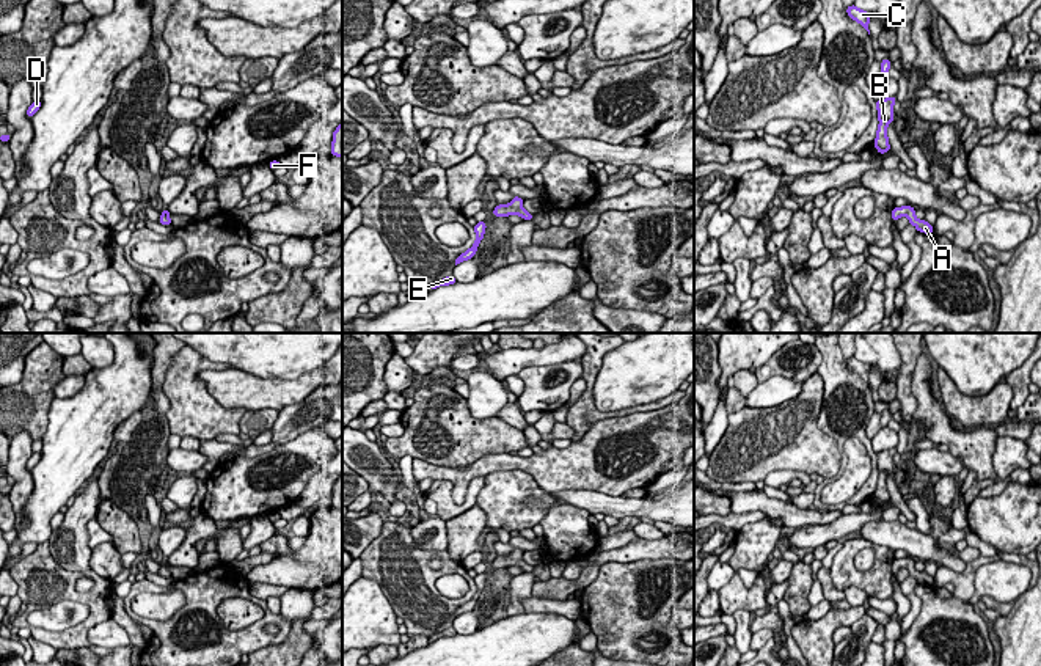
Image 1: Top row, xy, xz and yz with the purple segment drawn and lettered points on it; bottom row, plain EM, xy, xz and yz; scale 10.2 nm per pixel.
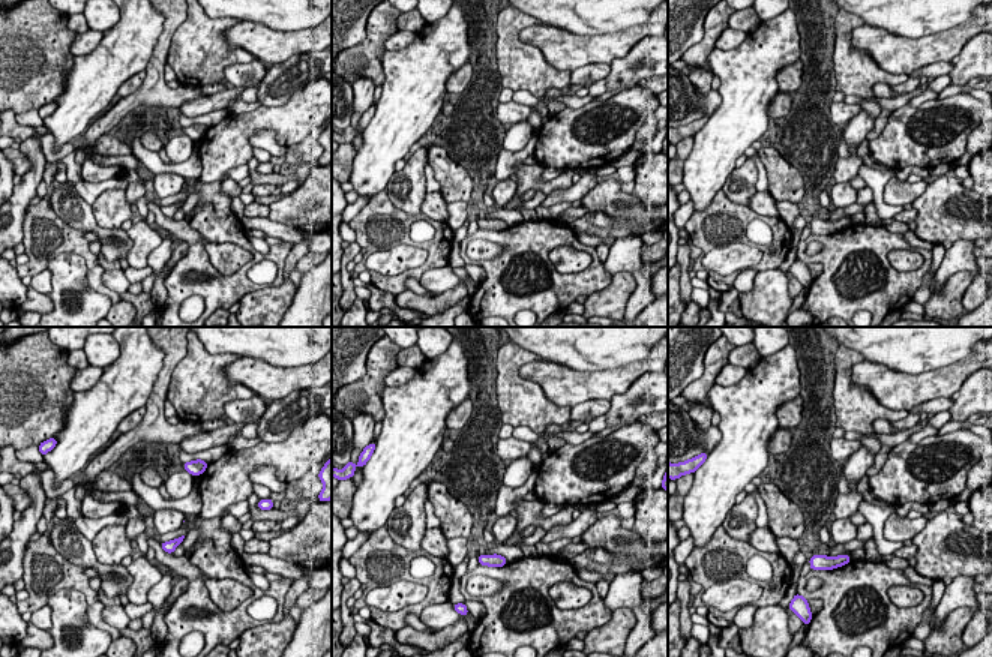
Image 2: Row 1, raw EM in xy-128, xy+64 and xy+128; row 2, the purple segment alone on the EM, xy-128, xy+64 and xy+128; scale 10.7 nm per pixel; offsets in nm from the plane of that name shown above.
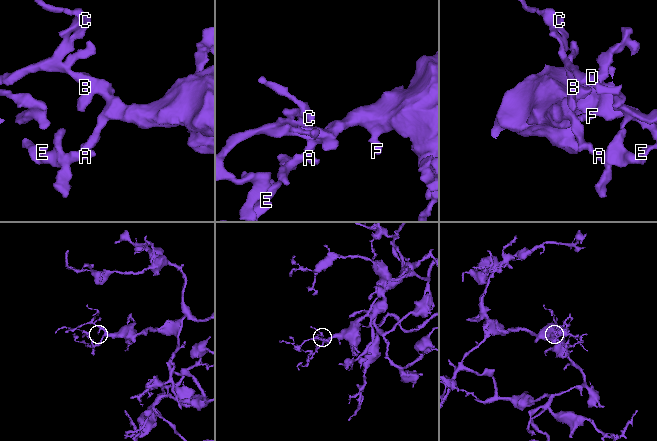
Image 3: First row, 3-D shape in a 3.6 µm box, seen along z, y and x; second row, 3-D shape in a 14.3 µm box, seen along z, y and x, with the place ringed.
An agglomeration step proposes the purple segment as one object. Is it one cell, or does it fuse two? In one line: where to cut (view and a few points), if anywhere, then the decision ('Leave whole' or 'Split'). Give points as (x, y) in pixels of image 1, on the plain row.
No split. Leave whole

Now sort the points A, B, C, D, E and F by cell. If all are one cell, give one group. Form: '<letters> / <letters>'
A B C D E F

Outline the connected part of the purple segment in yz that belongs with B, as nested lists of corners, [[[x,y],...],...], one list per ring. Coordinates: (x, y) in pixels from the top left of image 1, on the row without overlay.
[[[895,448],[876,452],[879,478],[873,498],[878,501],[879,506],[886,506],[887,503],[890,503],[890,496],[887,490],[887,476],[893,474],[895,454],[897,454]]]

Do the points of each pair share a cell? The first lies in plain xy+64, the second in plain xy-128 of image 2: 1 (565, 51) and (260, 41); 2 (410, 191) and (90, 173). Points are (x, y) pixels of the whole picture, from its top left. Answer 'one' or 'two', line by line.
1: one
2: two

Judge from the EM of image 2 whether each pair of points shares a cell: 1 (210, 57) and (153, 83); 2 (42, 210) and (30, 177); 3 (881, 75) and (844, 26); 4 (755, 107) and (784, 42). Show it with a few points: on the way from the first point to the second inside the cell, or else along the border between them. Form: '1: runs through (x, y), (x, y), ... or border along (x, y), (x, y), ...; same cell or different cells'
1: border along (180, 83), (198, 87); different cells
2: border along (32, 204), (26, 212), (23, 239); different cells
3: runs through (866, 69), (844, 47), (844, 41); same cell
4: runs through (755, 90), (755, 71), (767, 59); same cell

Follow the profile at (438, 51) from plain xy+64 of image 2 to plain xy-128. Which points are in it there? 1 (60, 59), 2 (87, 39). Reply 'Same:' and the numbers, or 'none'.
Same: none

